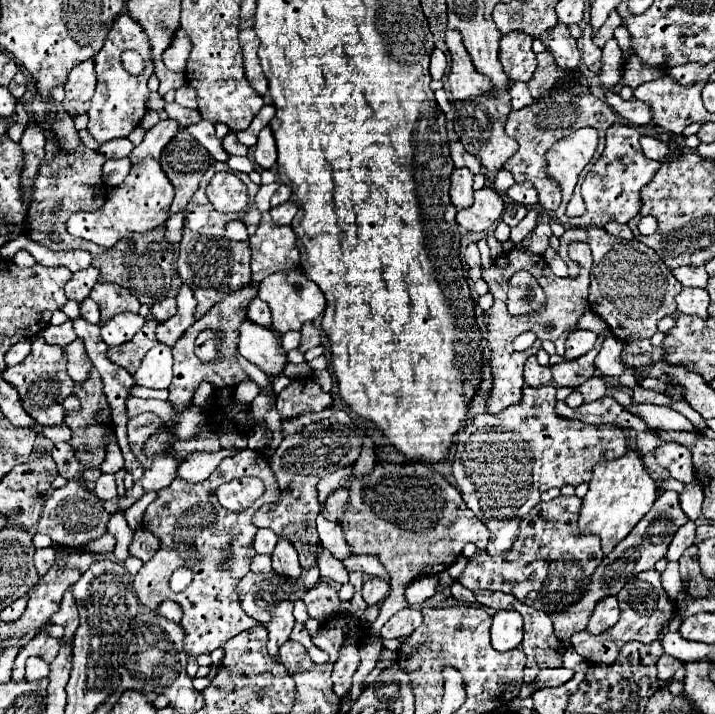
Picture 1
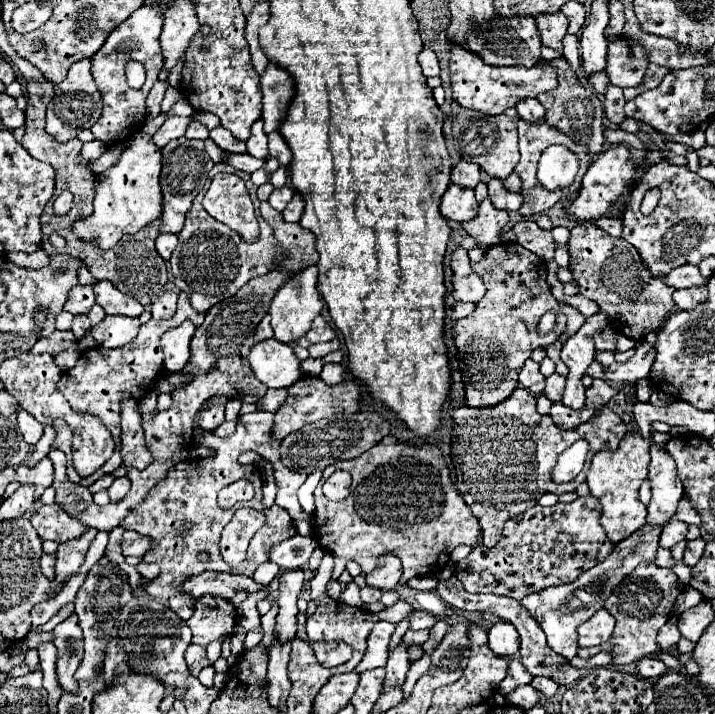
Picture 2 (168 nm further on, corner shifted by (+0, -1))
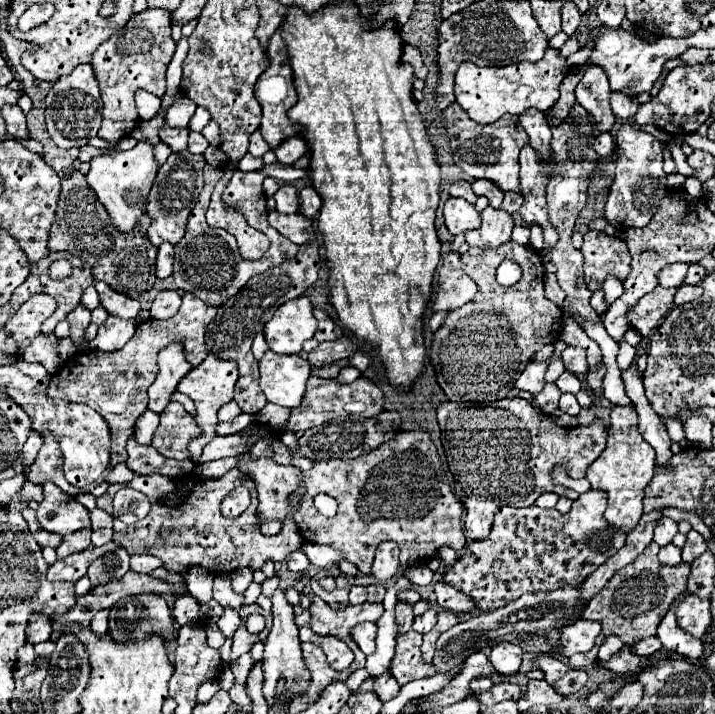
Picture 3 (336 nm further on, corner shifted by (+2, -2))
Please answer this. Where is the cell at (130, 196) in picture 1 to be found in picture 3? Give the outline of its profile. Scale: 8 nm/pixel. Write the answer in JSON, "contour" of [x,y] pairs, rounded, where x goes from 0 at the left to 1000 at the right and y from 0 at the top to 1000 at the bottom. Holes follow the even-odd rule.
{"contour":[[[196,196],[179,213],[154,213],[126,224],[126,241],[120,244],[123,258],[134,269],[140,286],[148,291],[165,325],[182,325],[193,314],[193,305],[204,297],[207,272],[218,249],[221,232],[224,230],[215,221],[215,204],[204,196]]]}

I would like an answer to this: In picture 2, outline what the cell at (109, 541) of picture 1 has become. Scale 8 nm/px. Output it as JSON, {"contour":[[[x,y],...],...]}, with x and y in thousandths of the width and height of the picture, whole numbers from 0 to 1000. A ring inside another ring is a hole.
{"contour":[[[123,741],[120,746],[115,746],[115,752],[109,755],[101,755],[101,758],[92,758],[81,766],[78,772],[78,817],[90,819],[109,797],[112,791],[117,789],[117,777],[126,766],[126,761],[131,758],[134,752],[134,741]]]}

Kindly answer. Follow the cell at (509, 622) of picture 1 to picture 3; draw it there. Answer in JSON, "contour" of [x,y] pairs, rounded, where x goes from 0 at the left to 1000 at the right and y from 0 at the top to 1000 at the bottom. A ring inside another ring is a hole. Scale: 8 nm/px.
{"contour":[[[694,899],[685,913],[685,927],[694,936],[694,941],[710,947],[722,944],[730,927],[730,908],[719,899]]]}

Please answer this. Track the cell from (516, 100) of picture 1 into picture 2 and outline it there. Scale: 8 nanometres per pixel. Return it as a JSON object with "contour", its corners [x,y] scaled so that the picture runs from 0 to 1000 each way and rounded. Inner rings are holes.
{"contour":[[[730,139],[724,147],[722,147],[722,155],[727,158],[727,164],[733,169],[761,169],[764,167],[764,153],[755,147],[752,139]]]}

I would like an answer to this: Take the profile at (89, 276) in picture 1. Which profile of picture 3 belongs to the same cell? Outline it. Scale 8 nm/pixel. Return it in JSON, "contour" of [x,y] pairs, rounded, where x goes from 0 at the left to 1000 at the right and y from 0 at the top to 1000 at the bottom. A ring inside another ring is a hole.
{"contour":[[[115,426],[106,429],[106,434],[95,437],[95,451],[98,451],[98,473],[101,473],[103,479],[115,479],[112,490],[117,490],[120,482],[117,482],[115,471],[117,471],[120,457],[126,454],[126,434],[123,434],[120,429],[115,429]]]}

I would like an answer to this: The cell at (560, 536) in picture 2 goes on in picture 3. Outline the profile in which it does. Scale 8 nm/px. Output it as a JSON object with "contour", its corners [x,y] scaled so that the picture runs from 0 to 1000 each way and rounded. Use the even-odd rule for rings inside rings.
{"contour":[[[825,686],[803,700],[800,714],[786,720],[778,711],[758,714],[752,709],[710,711],[694,717],[688,745],[674,759],[657,759],[641,773],[638,787],[621,796],[621,815],[663,838],[671,854],[694,854],[719,843],[733,829],[764,829],[786,818],[808,821],[850,779],[873,765],[876,748],[864,745],[845,728],[848,692]]]}

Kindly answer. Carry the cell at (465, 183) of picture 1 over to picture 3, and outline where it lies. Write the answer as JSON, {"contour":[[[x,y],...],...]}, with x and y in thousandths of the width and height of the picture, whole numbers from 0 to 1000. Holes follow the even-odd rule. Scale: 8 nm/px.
{"contour":[[[629,275],[621,286],[621,308],[624,308],[624,319],[635,331],[671,317],[671,300],[666,297],[663,286],[635,275]]]}

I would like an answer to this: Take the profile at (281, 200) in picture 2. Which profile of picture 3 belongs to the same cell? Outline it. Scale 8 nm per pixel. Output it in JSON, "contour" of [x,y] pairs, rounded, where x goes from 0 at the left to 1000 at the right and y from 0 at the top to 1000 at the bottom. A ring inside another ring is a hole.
{"contour":[[[397,258],[389,263],[389,269],[383,272],[383,280],[386,280],[386,294],[392,300],[411,300],[420,289],[417,283],[417,266],[406,258]]]}

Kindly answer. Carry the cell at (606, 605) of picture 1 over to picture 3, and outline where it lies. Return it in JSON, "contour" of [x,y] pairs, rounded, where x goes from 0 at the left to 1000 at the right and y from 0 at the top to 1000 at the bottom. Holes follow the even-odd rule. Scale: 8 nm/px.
{"contour":[[[808,866],[803,874],[786,882],[786,916],[800,919],[808,913],[822,913],[831,905],[839,885],[842,877],[836,871],[822,871],[820,866]]]}

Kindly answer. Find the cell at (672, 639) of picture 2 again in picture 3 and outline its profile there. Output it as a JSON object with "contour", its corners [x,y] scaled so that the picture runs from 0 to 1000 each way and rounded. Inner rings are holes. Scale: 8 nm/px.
{"contour":[[[906,891],[906,894],[895,896],[895,899],[887,899],[884,908],[887,908],[887,913],[890,913],[892,919],[912,919],[912,916],[917,916],[920,910],[926,910],[926,899],[923,899],[917,891]]]}

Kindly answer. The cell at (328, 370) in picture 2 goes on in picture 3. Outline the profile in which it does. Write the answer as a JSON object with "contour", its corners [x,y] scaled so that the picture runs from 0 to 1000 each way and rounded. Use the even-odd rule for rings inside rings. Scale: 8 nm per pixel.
{"contour":[[[481,513],[481,515],[473,521],[470,532],[487,538],[487,535],[495,535],[501,527],[503,527],[503,518],[501,518],[501,515],[495,515],[495,513]]]}

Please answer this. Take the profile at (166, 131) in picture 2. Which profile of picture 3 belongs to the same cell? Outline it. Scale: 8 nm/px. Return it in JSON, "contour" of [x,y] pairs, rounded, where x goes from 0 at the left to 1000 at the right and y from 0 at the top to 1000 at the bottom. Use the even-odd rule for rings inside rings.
{"contour":[[[252,129],[243,137],[243,146],[232,154],[232,174],[238,179],[263,179],[263,171],[271,154],[274,154],[274,146]]]}

